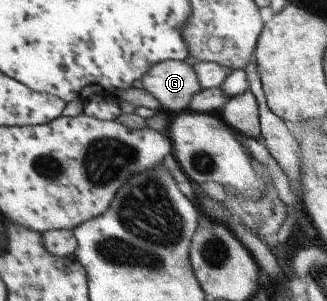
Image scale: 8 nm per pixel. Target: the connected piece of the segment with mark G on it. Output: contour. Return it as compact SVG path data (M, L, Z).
M166 60L154 64L144 76L142 86L158 98L162 110L170 114L189 111L194 94L202 91L192 60Z

